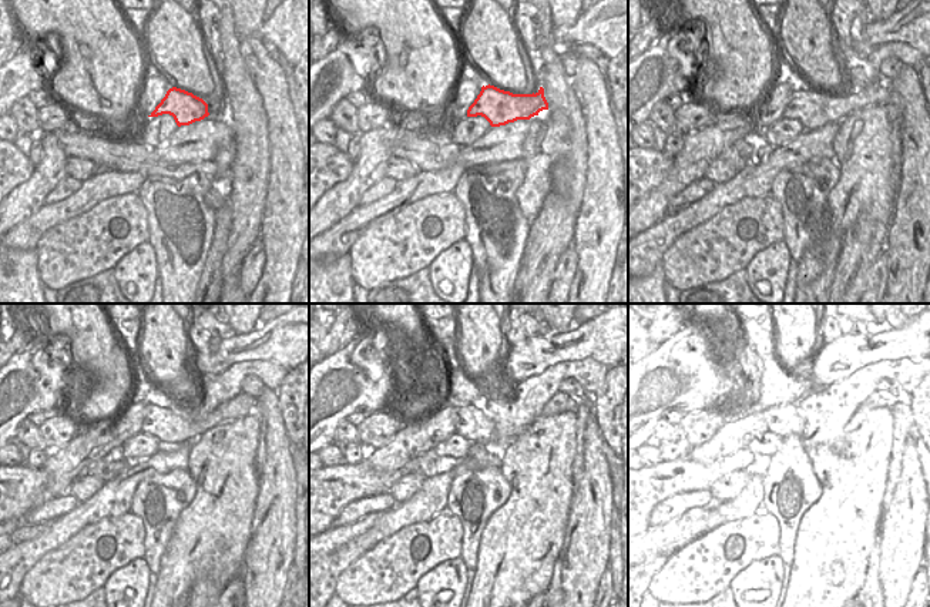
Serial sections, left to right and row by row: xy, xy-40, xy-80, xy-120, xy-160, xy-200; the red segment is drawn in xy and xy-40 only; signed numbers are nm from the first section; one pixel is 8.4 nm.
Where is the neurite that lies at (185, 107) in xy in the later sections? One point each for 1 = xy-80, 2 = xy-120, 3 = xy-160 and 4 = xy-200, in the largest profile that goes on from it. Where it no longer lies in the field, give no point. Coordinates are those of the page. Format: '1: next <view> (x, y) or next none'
1: next xy-80 (813, 107)
2: next xy-120 (161, 421)
3: next xy-160 (473, 423)
4: next xy-200 (784, 421)

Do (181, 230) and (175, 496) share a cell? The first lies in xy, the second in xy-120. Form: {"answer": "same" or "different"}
{"answer": "same"}

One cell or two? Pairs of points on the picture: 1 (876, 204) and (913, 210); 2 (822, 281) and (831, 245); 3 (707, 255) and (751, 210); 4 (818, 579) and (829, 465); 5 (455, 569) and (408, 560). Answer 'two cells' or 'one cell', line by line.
1: two cells
2: one cell
3: one cell
4: one cell
5: two cells

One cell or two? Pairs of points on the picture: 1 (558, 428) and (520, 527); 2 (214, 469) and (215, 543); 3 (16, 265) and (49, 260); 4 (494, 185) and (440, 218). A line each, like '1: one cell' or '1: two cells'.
1: one cell
2: one cell
3: two cells
4: two cells

